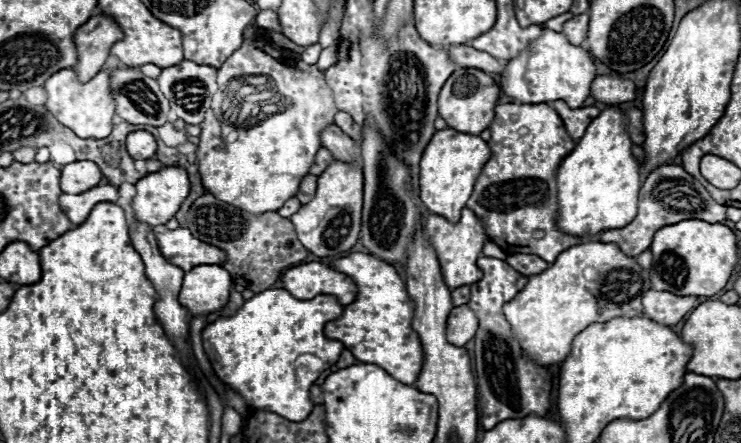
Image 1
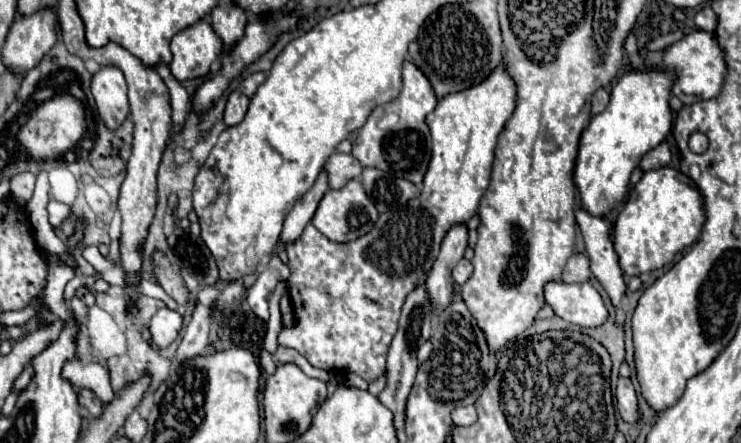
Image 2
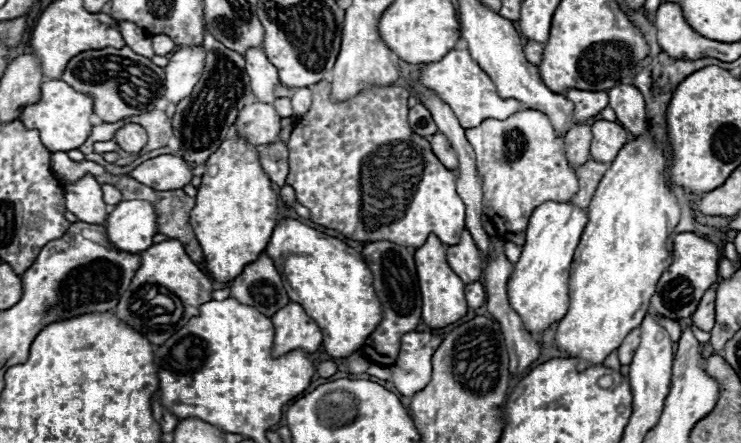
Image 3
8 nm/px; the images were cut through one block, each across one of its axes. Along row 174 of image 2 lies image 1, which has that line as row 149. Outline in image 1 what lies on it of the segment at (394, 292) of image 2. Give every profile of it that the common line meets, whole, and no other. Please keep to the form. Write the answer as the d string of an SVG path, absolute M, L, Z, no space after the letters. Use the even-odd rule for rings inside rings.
M452 128L438 130L428 142L422 160L420 160L420 200L422 204L438 216L444 216L448 222L456 224L460 212L466 206L466 200L472 194L474 182L490 160L490 148L480 136L462 134Z

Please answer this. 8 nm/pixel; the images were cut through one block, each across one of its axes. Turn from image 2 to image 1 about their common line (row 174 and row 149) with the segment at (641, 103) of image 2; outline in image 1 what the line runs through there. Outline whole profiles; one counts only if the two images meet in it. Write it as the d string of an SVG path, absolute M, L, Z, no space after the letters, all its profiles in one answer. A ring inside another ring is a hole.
M610 106L586 128L576 148L562 160L558 182L558 228L570 236L596 236L600 230L626 226L636 216L640 192L640 168L632 156L632 142L626 134L628 118L620 108Z

